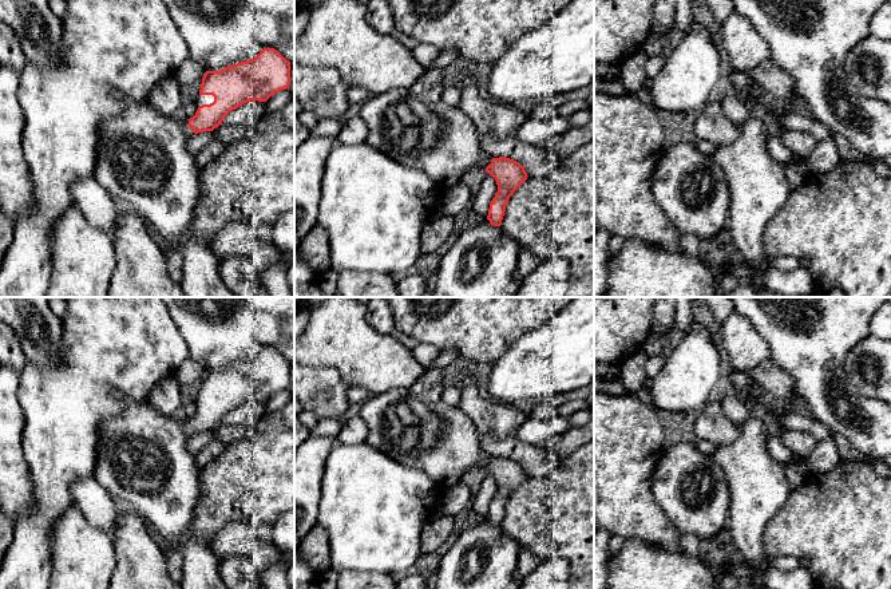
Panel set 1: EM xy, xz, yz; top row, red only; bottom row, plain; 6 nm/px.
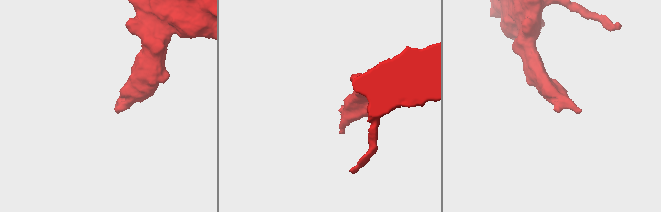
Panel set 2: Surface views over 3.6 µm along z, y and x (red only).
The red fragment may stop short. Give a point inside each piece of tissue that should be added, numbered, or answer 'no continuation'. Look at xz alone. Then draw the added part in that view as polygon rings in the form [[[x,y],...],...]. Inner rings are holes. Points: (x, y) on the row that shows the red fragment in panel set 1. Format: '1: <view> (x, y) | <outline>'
1: xz (414, 126) | [[[441,68],[425,71],[412,86],[372,95],[361,104],[360,116],[368,126],[367,145],[393,161],[424,171],[431,179],[451,187],[475,166],[487,167],[492,157],[479,143],[479,133],[472,120],[443,98]]]

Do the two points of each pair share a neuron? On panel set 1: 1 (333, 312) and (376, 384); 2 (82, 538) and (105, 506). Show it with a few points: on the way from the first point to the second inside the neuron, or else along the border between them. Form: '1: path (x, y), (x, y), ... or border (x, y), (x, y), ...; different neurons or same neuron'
1: path (337, 329), (373, 367); same neuron
2: border (72, 502), (92, 525), (102, 529), (110, 537); different neurons

